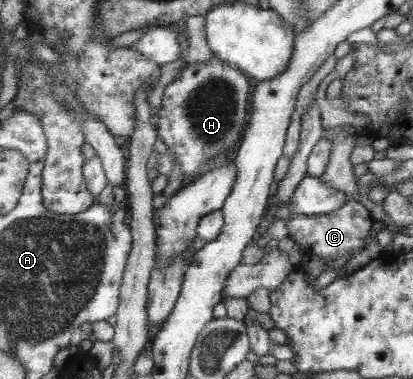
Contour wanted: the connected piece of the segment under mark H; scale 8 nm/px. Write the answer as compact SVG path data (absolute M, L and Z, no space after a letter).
M214 56L208 61L189 64L182 71L179 78L171 82L164 91L161 107L157 111L158 134L164 144L175 154L176 162L181 165L184 179L181 188L195 182L205 171L204 164L211 157L217 156L220 152L231 147L239 146L244 136L244 130L249 122L251 113L252 94L254 82L239 67L227 63L224 59Z

